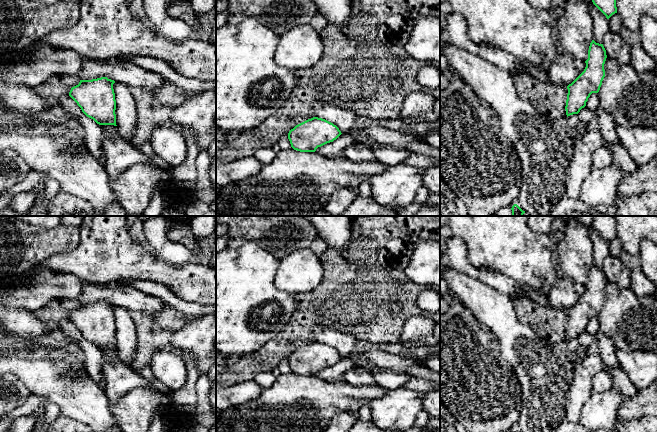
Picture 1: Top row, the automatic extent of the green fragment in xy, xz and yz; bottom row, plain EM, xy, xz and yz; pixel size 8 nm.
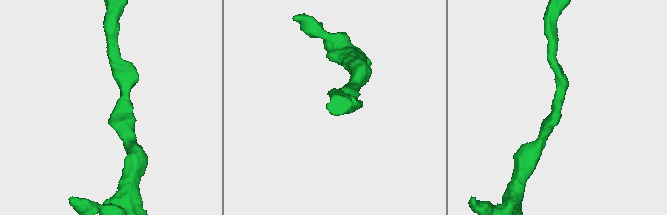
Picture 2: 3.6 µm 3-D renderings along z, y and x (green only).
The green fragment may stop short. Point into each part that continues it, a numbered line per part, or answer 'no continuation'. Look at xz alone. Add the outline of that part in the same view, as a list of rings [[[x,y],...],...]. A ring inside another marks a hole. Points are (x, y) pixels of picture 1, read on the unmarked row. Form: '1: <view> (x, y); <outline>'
no continuation

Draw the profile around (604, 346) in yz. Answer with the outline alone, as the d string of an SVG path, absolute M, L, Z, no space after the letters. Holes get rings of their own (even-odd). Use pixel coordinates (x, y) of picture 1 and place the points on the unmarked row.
M600 333L596 337L594 350L600 355L607 368L620 367L610 338Z

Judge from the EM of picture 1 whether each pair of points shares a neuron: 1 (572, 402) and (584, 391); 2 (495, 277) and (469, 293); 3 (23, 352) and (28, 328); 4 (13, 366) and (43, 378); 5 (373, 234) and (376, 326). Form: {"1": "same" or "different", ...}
{"1": "same", "2": "different", "3": "different", "4": "same", "5": "same"}

